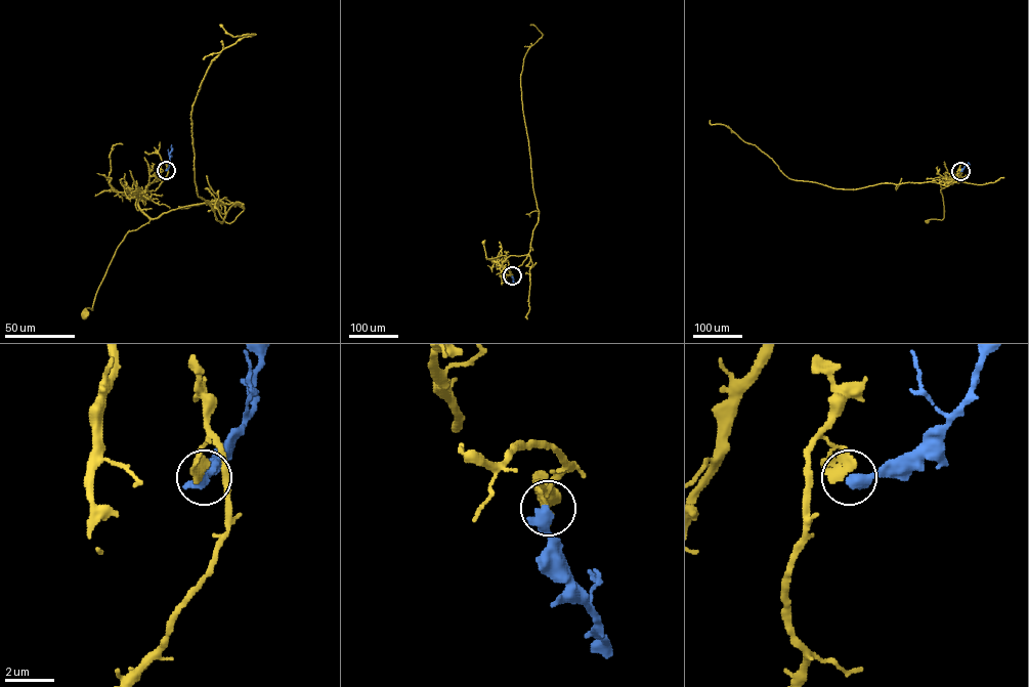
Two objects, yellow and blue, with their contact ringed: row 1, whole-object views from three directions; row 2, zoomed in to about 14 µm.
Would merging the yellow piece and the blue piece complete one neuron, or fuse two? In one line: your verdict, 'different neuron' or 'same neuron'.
different neuron

